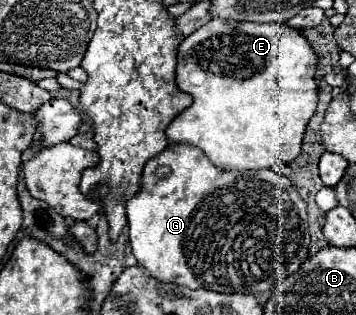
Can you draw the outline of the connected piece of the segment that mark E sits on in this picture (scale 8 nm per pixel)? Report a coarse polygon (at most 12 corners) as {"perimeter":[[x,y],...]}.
{"perimeter":[[286,23],[178,47],[168,127],[220,169],[300,155],[318,55]]}

